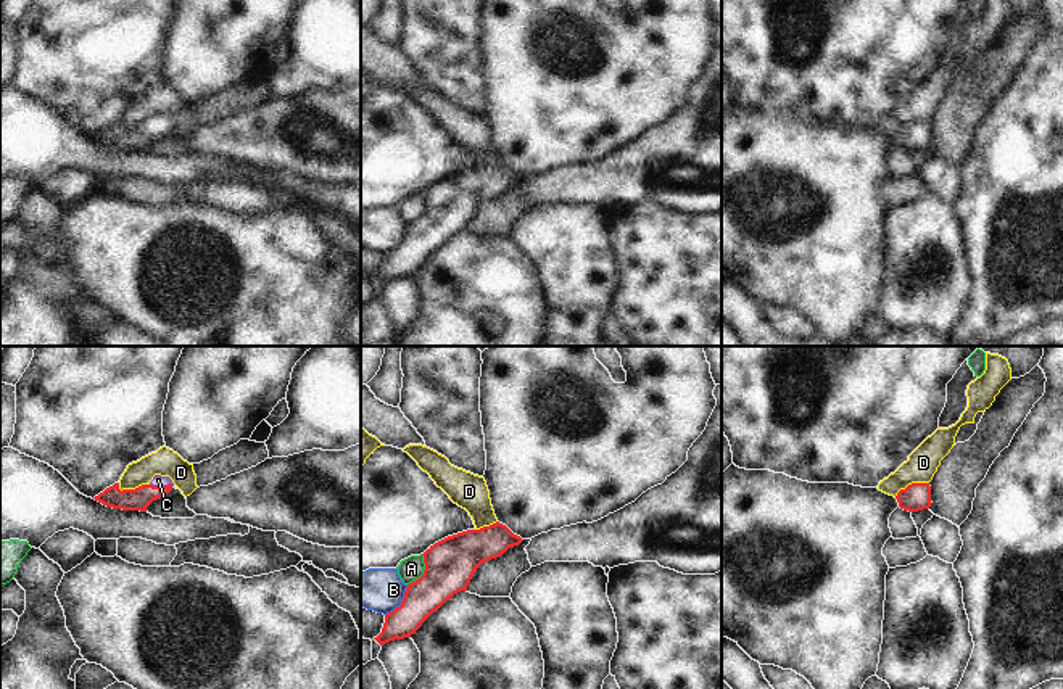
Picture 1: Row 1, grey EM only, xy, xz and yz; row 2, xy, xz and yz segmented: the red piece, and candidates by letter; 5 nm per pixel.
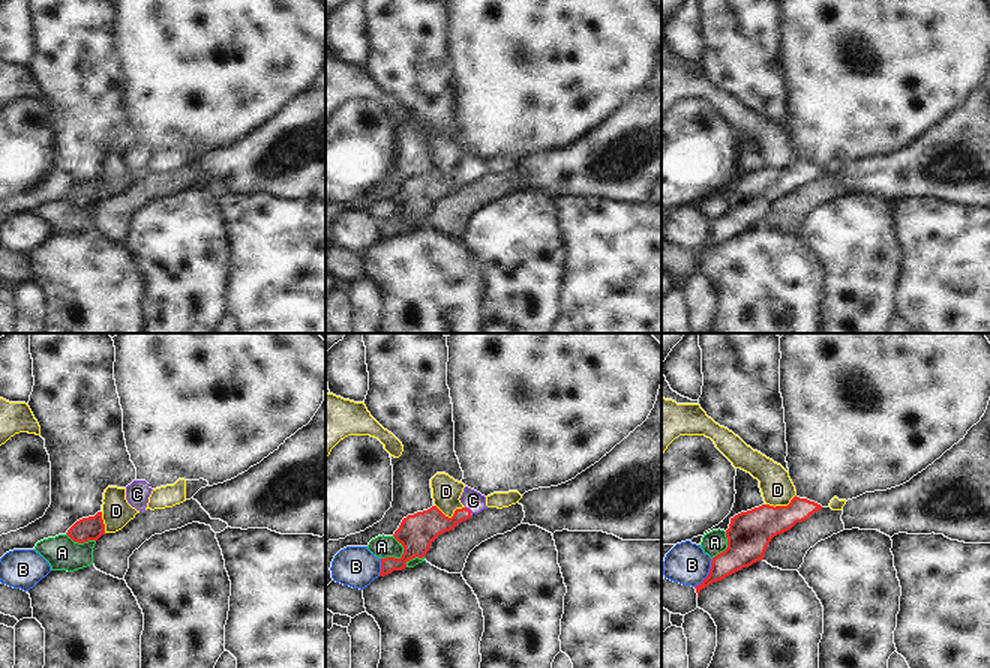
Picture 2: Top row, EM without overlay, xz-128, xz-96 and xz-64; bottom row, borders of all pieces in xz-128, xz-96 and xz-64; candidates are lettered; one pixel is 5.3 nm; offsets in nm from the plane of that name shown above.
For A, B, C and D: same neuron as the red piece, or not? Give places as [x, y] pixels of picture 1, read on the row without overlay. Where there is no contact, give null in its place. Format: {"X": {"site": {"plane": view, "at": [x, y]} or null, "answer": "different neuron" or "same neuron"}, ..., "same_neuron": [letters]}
{"A": {"site": {"plane": "xz", "at": [424, 211]}, "answer": "different neuron"}, "B": {"site": {"plane": "xz", "at": [401, 242]}, "answer": "different neuron"}, "C": {"site": {"plane": "xy", "at": [163, 126]}, "answer": "same neuron"}, "D": {"site": {"plane": "xy", "at": [132, 129]}, "answer": "different neuron"}, "same_neuron": ["C"]}

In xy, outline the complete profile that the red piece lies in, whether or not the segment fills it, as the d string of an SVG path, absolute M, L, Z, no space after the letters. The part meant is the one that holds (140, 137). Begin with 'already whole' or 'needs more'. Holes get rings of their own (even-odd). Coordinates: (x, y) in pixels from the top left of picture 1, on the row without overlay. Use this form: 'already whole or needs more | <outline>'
needs more | M155 114L148 124L135 129L121 130L119 122L114 122L93 138L113 148L147 151L153 140L172 130L172 124L169 116Z

